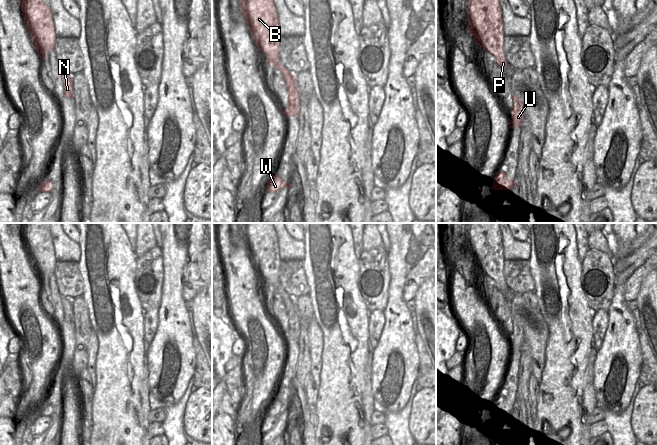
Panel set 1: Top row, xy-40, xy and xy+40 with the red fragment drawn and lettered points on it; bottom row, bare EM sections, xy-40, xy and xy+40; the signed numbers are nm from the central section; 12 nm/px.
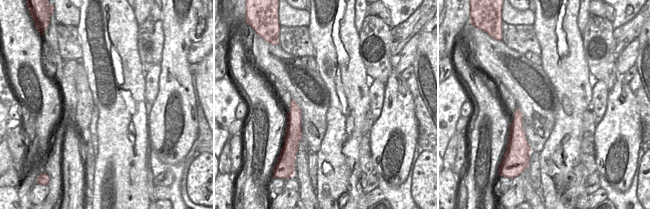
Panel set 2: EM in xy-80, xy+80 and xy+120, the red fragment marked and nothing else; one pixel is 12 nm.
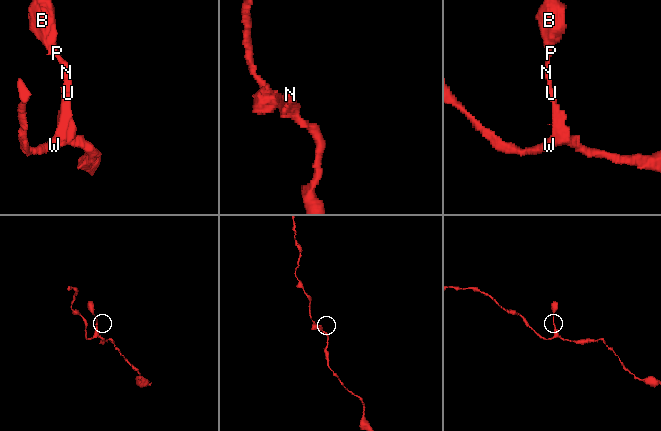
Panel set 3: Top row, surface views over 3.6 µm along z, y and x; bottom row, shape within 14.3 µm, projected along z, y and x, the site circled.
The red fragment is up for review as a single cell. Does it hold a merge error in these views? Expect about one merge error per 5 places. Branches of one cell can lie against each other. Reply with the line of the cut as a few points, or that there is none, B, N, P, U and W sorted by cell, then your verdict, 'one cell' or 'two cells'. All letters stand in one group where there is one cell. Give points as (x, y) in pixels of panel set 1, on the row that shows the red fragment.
no cut; B N P U W; one cell

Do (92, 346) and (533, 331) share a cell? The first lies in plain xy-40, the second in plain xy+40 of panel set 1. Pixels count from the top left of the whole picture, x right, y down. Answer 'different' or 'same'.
same

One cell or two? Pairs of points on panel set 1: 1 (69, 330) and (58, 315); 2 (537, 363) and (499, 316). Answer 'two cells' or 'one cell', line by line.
1: two cells
2: two cells

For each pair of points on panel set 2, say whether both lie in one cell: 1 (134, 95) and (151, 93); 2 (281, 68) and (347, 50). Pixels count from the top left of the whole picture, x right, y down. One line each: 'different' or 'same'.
1: different
2: different

